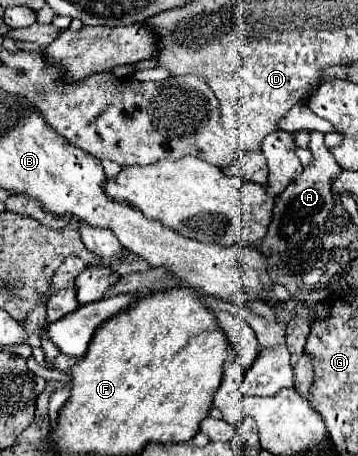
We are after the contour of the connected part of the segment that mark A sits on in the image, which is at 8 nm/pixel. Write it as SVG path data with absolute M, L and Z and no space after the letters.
M312 132L310 134L310 150L314 154L314 160L310 166L304 168L304 172L278 196L278 202L274 206L274 218L268 226L268 234L266 238L256 246L260 254L270 256L270 254L282 254L286 250L288 242L298 242L304 234L308 234L310 230L316 228L314 220L320 220L320 224L326 222L326 218L332 214L334 210L334 192L330 188L330 178L334 178L334 174L338 174L342 168L336 164L336 160L332 158L332 154L328 152L328 148L324 146L324 134L322 132Z

